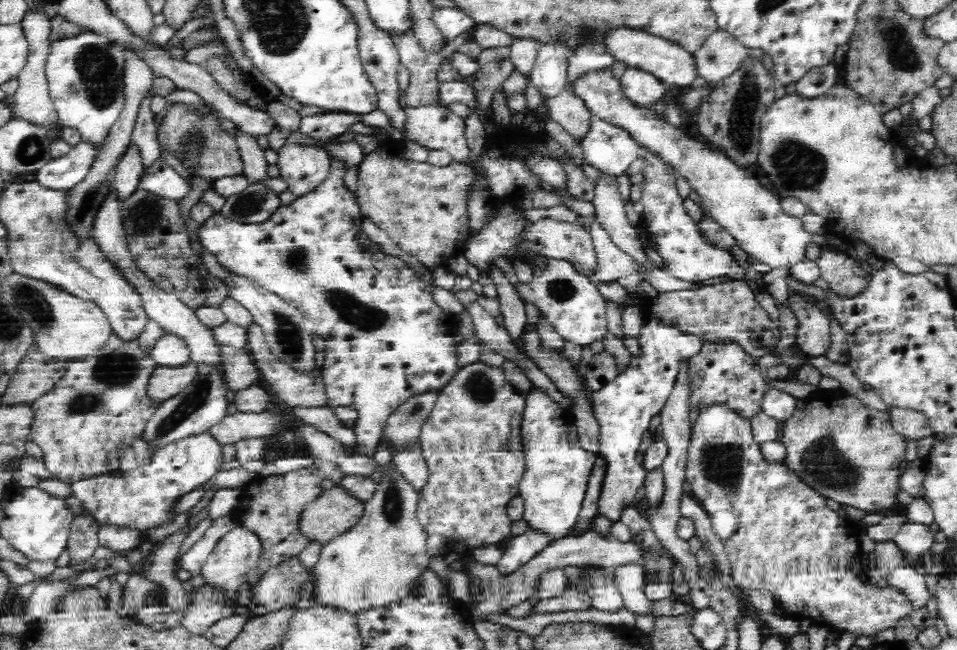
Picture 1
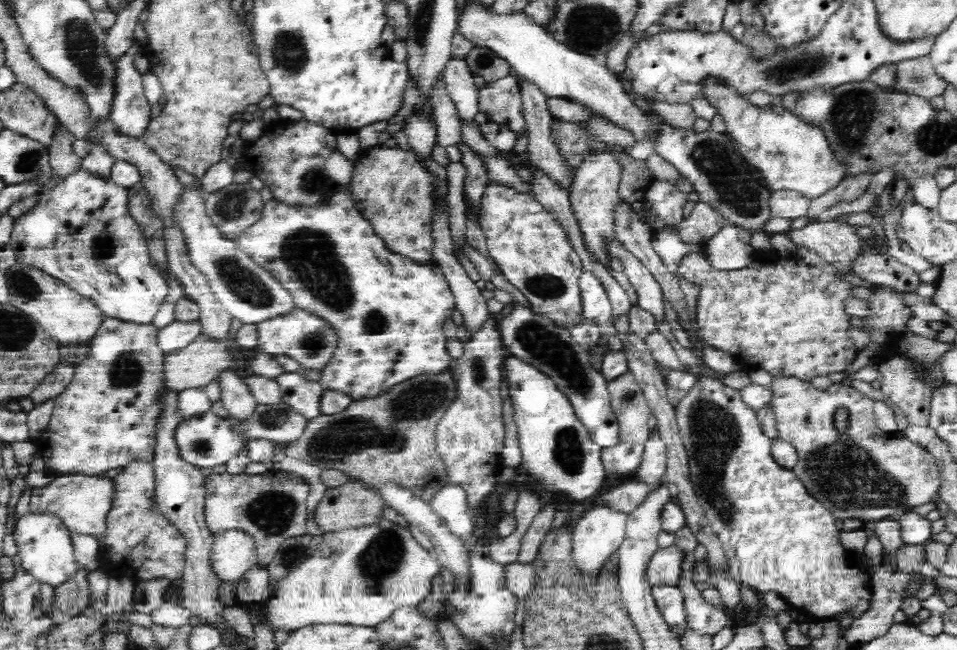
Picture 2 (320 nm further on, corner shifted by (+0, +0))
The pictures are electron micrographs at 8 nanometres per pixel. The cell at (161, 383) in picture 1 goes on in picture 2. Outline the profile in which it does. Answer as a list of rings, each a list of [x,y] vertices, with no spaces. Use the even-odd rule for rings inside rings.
[[[200,334],[192,344],[165,355],[163,379],[167,390],[179,393],[190,387],[200,389],[210,384],[220,371],[230,370],[234,366],[234,360],[229,352],[225,344],[216,344],[208,340],[204,334]]]

